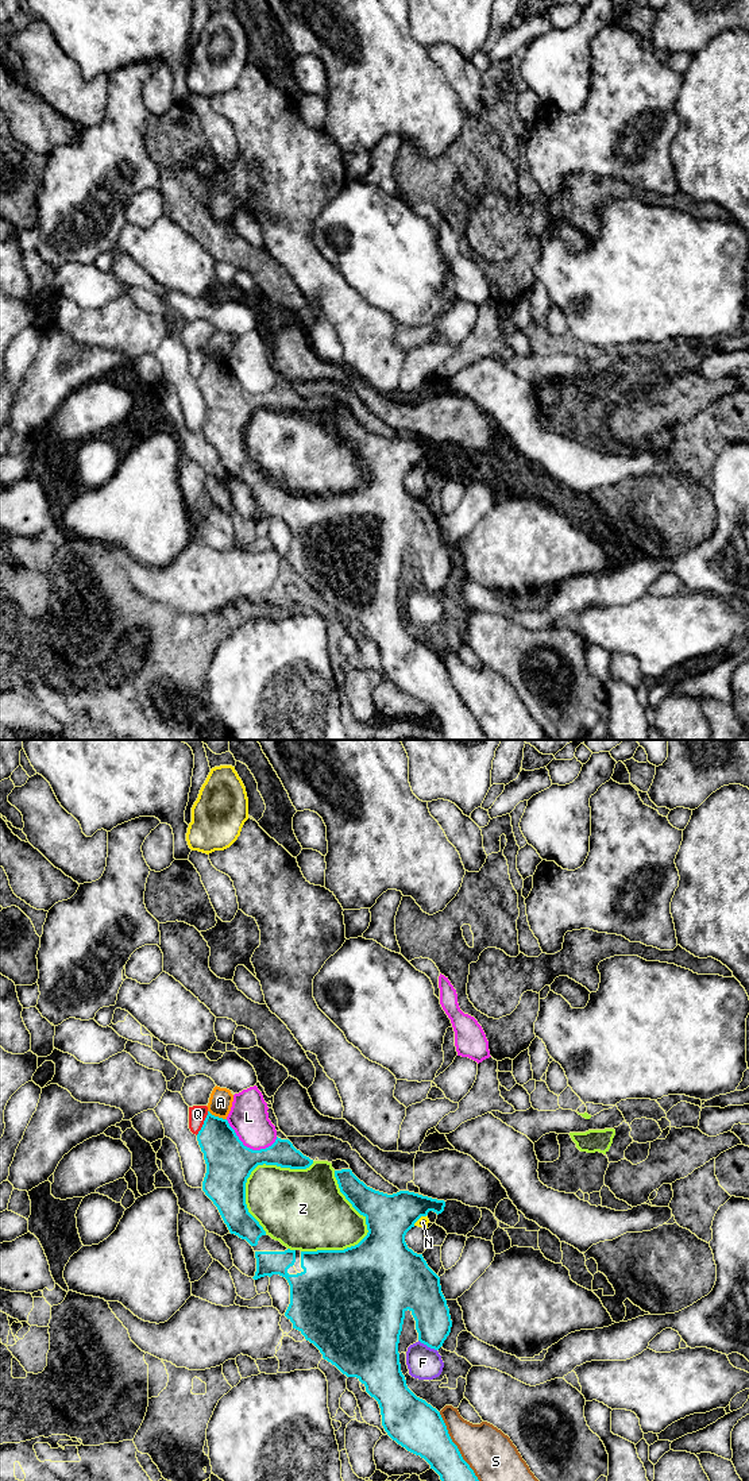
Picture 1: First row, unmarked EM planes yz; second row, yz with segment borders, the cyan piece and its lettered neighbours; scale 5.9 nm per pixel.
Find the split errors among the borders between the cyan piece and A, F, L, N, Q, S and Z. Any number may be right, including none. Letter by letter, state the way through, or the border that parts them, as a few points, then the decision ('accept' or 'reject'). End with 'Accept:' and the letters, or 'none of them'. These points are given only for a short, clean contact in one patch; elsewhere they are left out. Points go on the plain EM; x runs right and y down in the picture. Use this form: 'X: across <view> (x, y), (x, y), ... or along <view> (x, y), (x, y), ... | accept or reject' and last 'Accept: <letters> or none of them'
A: reject
F: across yz (428, 550), (428, 590), (424, 596), (423, 606) | accept
L: reject
N: reject
Q: reject
S: reject
Z: reject
Accept: F

